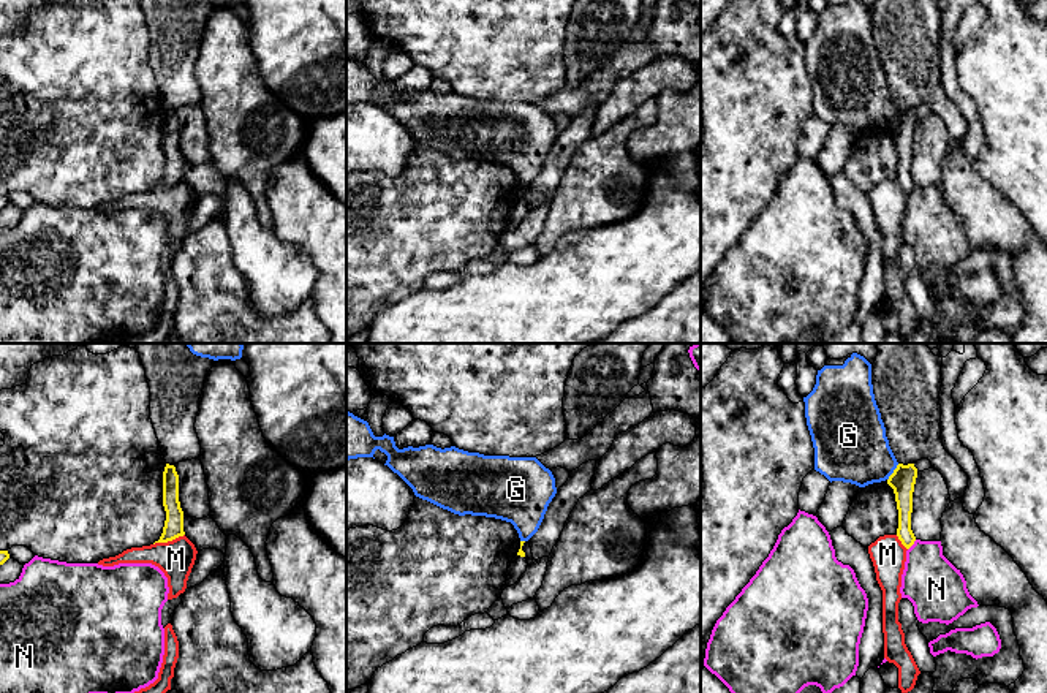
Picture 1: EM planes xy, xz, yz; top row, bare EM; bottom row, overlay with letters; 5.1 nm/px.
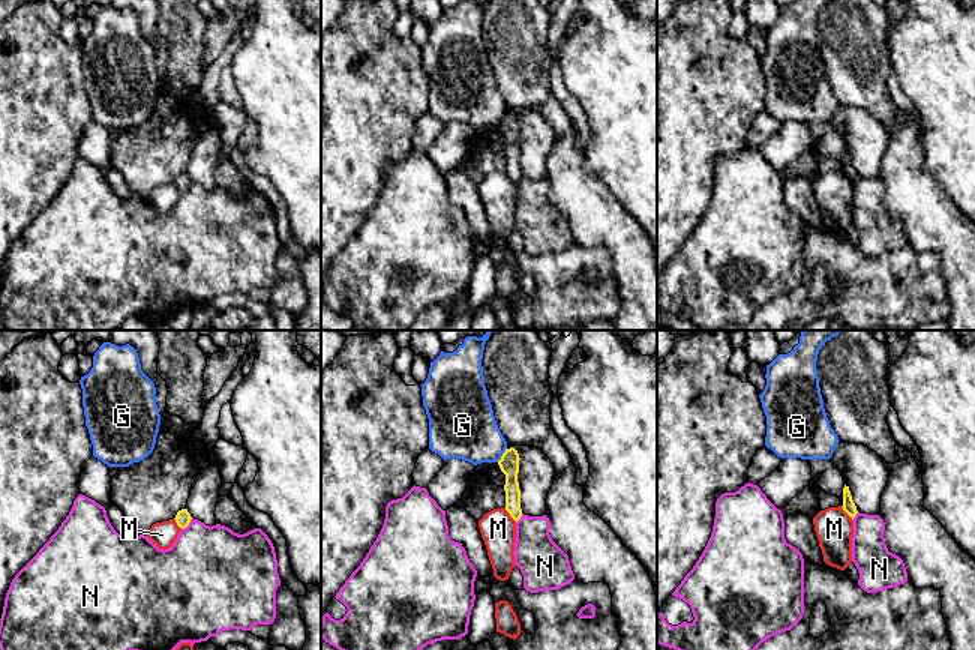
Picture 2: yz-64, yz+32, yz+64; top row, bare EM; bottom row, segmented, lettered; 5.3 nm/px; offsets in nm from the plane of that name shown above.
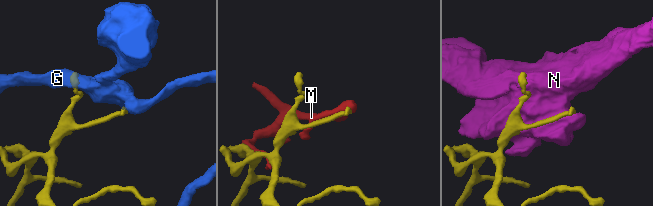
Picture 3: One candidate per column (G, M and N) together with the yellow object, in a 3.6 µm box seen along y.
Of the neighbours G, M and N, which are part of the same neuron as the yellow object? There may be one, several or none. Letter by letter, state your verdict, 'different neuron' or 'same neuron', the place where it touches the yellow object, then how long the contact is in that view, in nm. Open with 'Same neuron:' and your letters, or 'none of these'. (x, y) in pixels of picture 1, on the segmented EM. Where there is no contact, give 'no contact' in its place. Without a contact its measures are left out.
Same neuron: none of these
G: different neuron; contact yz (894, 472); length 110 nm
M: different neuron; contact xy (168, 540); length 170 nm
N: different neuron; contact yz (913, 543); length 70 nm

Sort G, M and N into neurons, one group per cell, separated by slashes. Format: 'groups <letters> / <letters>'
groups G / M / N

